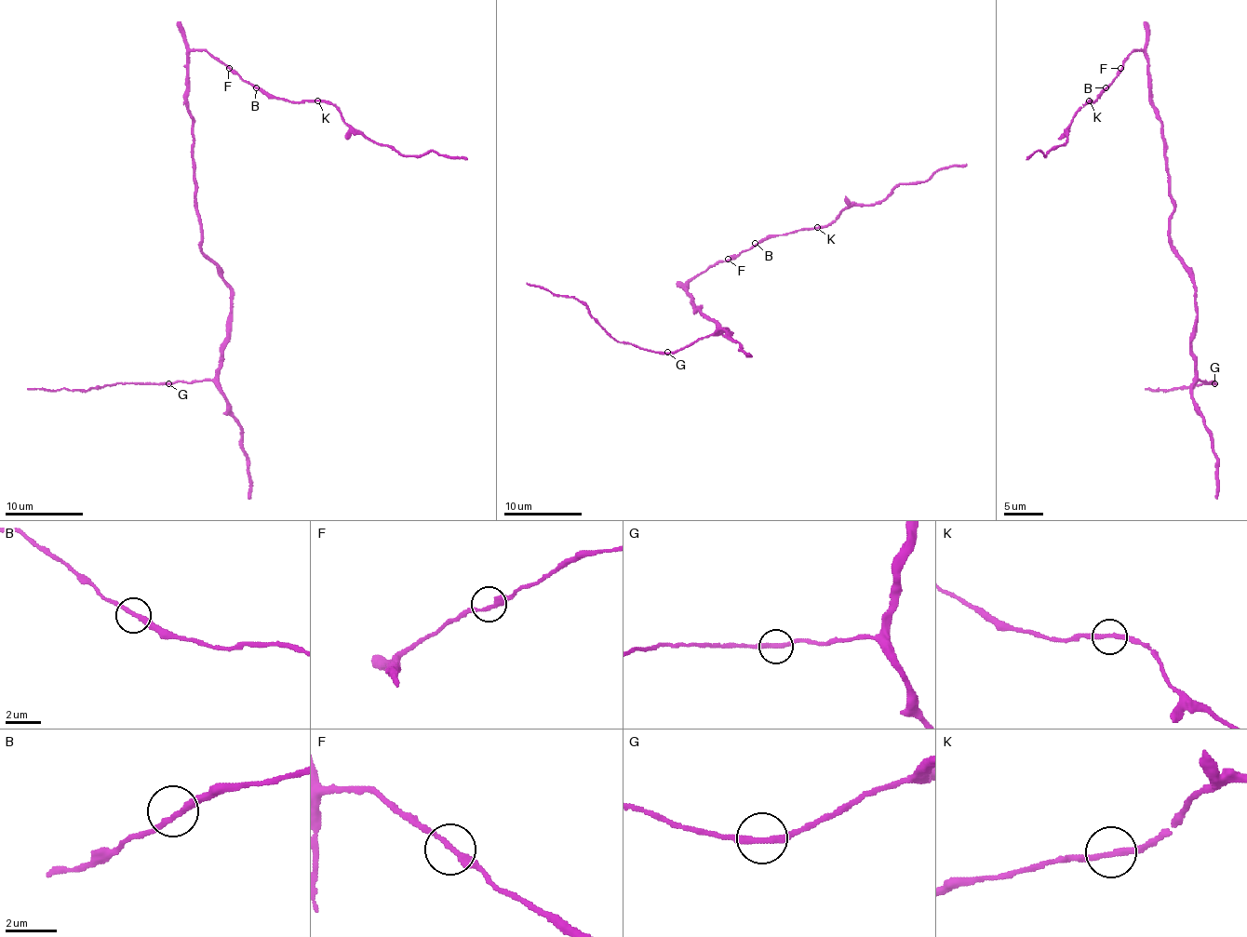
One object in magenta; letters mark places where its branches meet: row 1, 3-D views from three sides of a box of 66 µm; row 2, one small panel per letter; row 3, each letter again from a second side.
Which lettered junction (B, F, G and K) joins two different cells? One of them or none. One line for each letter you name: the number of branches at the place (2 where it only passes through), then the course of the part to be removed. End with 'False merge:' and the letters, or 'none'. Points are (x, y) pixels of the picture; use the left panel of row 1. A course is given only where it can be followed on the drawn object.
False merge: none

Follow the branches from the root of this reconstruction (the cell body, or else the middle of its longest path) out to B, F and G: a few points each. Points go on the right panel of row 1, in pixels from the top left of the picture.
B: (1168, 158), (1161, 121), (1150, 101), (1148, 57), (1142, 50), (1134, 50), (1123, 62), (1120, 72), (1106, 87)
F: (1168, 158), (1161, 121), (1150, 101), (1148, 57), (1142, 50), (1134, 50), (1120, 68)
G: (1168, 158), (1173, 205), (1170, 246), (1187, 265), (1195, 290), (1195, 376), (1214, 383)

